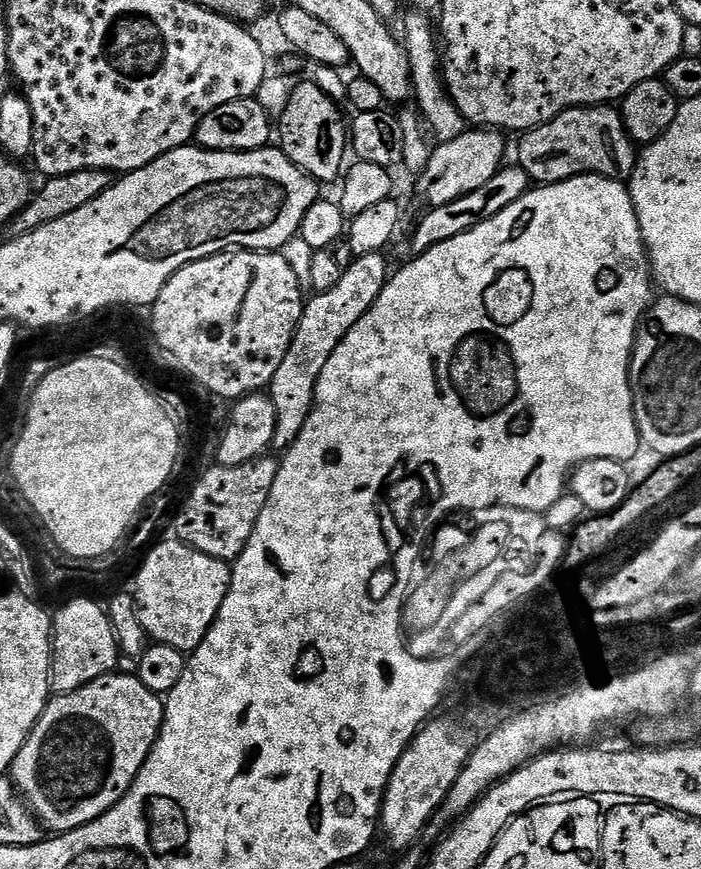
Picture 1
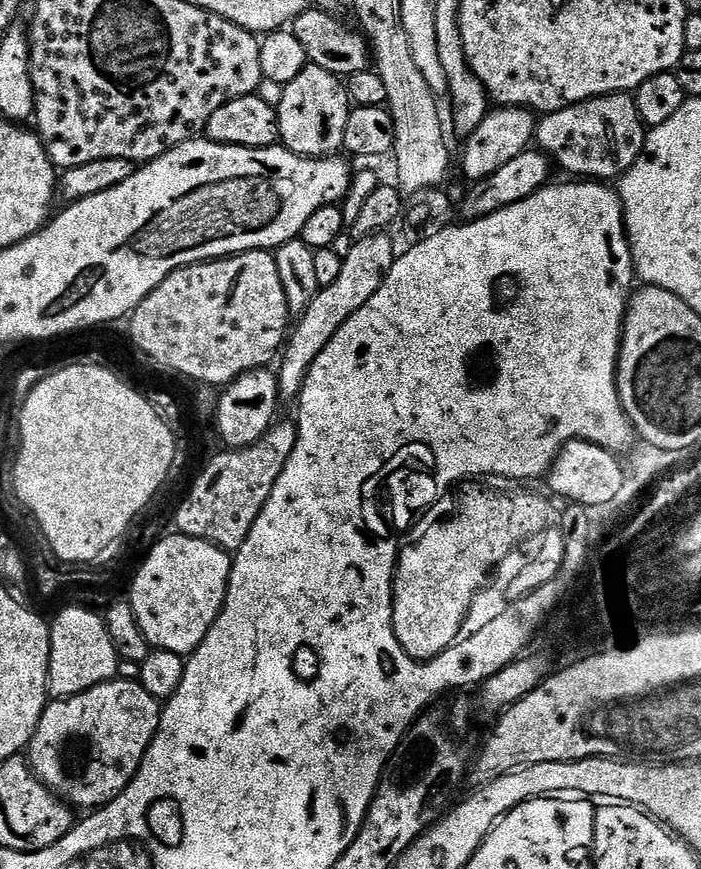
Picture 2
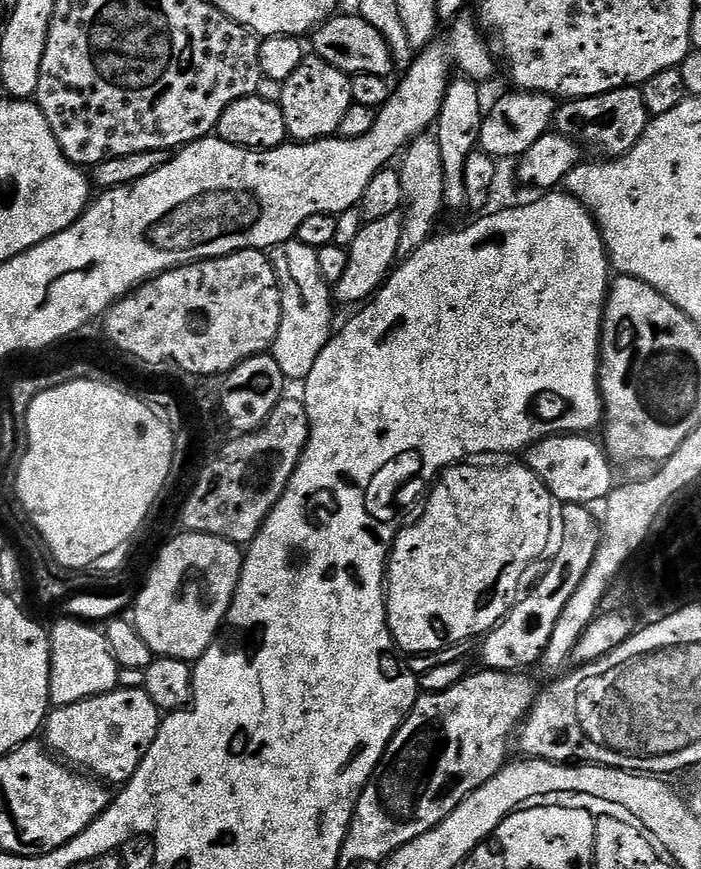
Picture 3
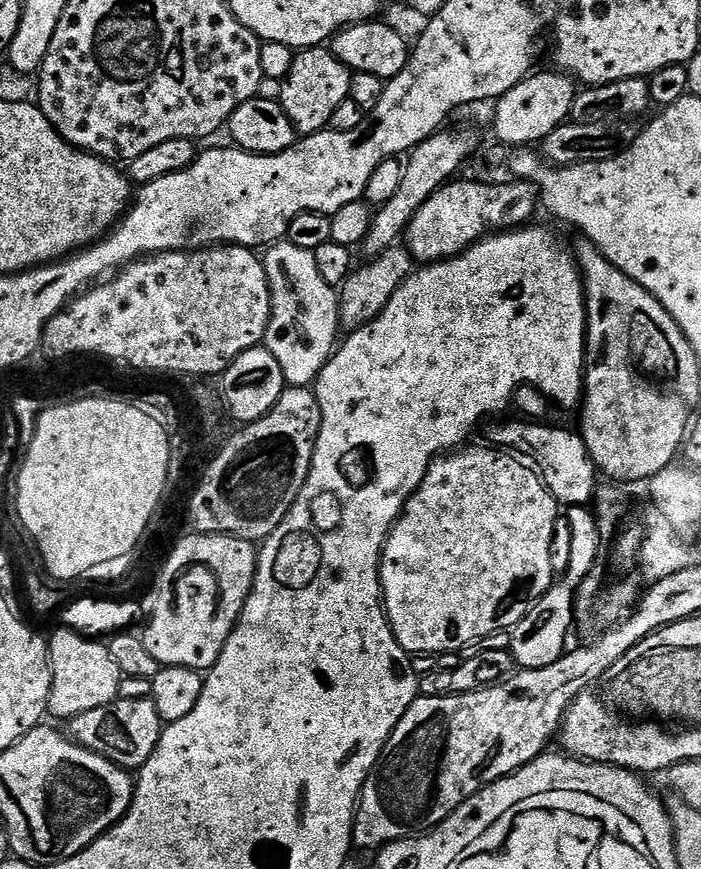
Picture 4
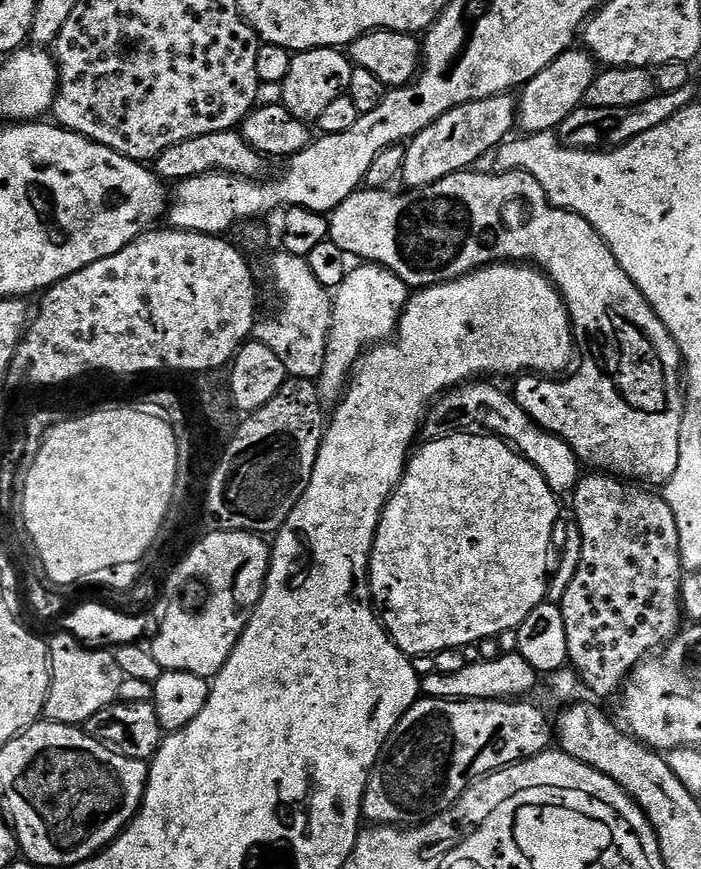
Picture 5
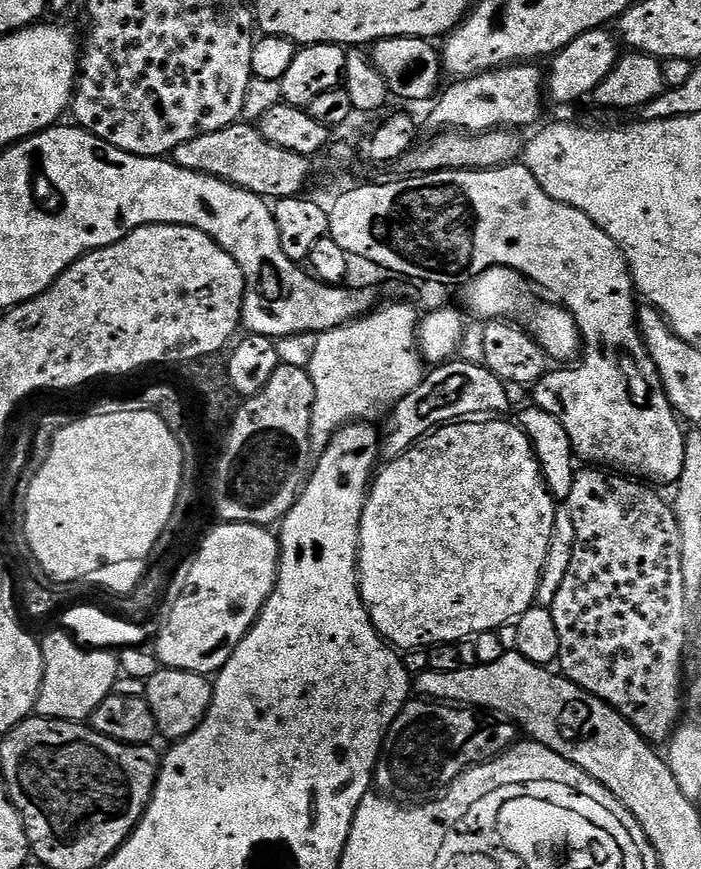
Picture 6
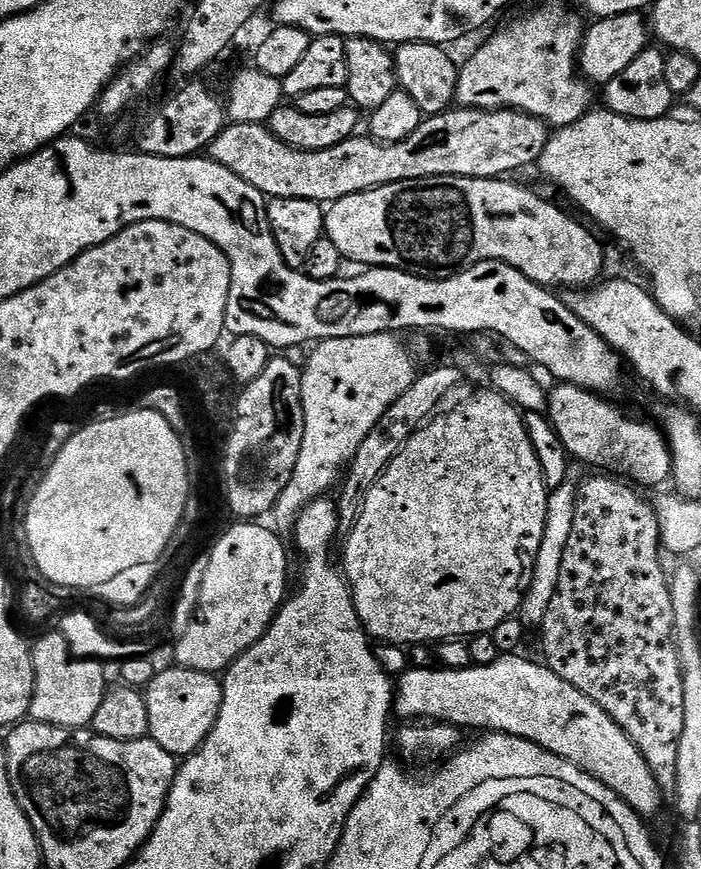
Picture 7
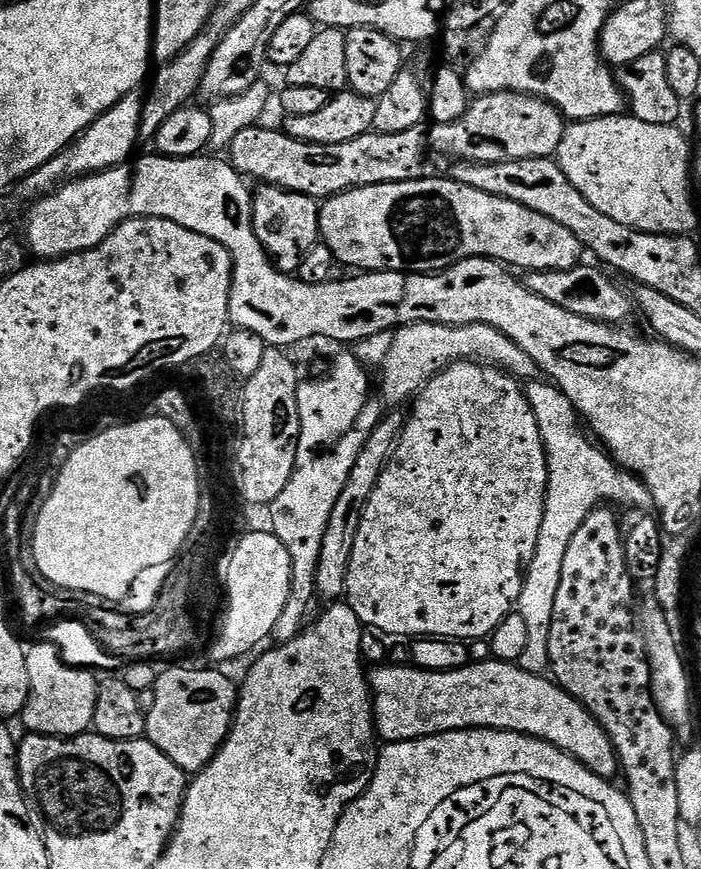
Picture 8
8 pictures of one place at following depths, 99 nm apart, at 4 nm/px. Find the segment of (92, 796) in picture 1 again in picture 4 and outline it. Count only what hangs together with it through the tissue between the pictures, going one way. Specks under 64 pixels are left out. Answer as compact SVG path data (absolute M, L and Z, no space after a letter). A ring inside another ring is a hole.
M136 696L133 700L124 699L117 698L106 706L98 706L98 710L86 710L86 714L78 714L74 719L67 721L66 732L76 743L84 748L89 748L94 754L114 762L120 768L138 770L148 761L150 754L154 754L154 750L158 746L162 731L162 721L151 698L144 697L143 700L142 697Z

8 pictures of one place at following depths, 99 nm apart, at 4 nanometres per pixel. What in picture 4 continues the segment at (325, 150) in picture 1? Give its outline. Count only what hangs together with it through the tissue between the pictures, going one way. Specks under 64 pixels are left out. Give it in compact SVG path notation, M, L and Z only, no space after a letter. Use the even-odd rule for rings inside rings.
M327 47L306 48L295 53L289 73L280 85L280 105L301 137L323 132L331 125L334 110L346 102L350 94L352 72Z

